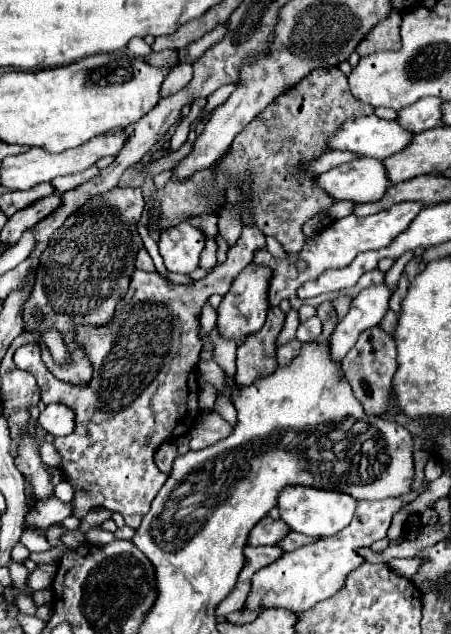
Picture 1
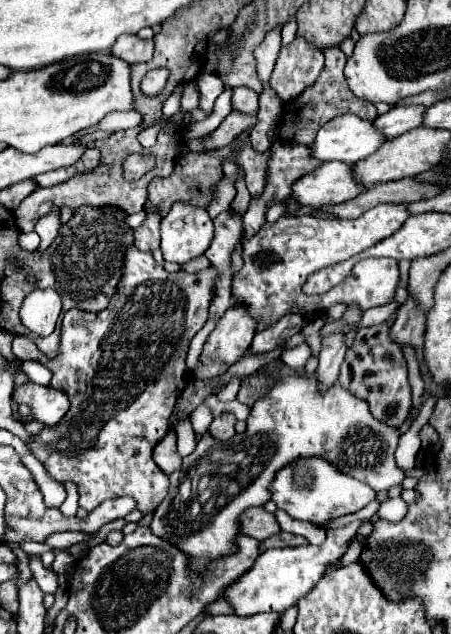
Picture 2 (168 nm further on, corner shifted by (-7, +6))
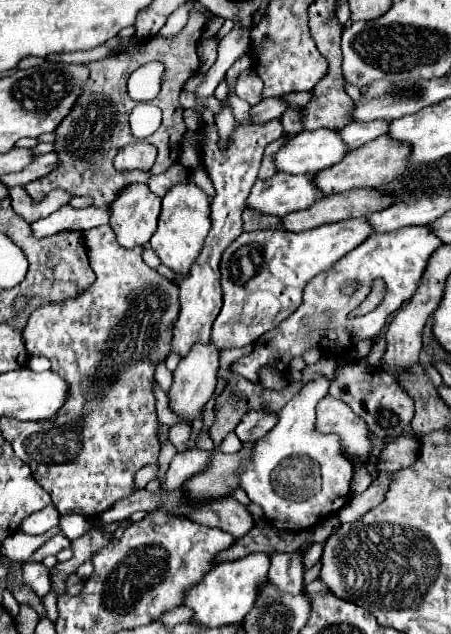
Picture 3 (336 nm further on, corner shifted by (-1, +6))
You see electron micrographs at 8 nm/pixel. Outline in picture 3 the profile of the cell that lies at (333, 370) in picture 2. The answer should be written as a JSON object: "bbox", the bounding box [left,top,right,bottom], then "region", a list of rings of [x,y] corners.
{"bbox":[239,374,353,530],"region":[[[315,374],[311,382],[307,382],[297,396],[293,396],[283,410],[279,412],[279,422],[271,432],[267,432],[263,438],[255,442],[251,462],[239,470],[241,474],[241,488],[247,492],[251,502],[259,504],[265,512],[265,516],[271,520],[273,526],[279,530],[307,530],[313,524],[325,520],[331,516],[331,512],[339,512],[351,494],[351,476],[353,466],[349,458],[345,458],[339,436],[335,434],[319,434],[315,430],[315,406],[317,402],[327,394],[331,380],[323,374]]]}

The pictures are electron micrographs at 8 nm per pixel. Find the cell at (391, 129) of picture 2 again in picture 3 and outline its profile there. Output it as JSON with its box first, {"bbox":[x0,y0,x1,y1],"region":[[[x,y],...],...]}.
{"bbox":[341,120,389,150],"region":[[[371,120],[371,122],[351,122],[345,128],[341,128],[341,138],[351,146],[351,150],[389,134],[389,120]]]}

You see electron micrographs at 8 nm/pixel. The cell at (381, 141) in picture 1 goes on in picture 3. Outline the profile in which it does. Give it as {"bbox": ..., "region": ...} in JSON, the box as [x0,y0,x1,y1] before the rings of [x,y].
{"bbox":[275,130,349,174],"region":[[[303,130],[275,154],[275,166],[287,174],[317,174],[341,162],[347,152],[349,146],[343,142],[339,130]]]}

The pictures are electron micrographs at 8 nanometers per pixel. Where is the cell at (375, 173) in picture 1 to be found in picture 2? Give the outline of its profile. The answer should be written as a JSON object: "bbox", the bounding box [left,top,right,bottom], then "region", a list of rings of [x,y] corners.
{"bbox":[291,162,361,208],"region":[[[325,162],[313,172],[301,176],[291,186],[291,200],[299,206],[321,208],[341,204],[361,192],[361,184],[353,180],[351,166],[345,162]]]}

